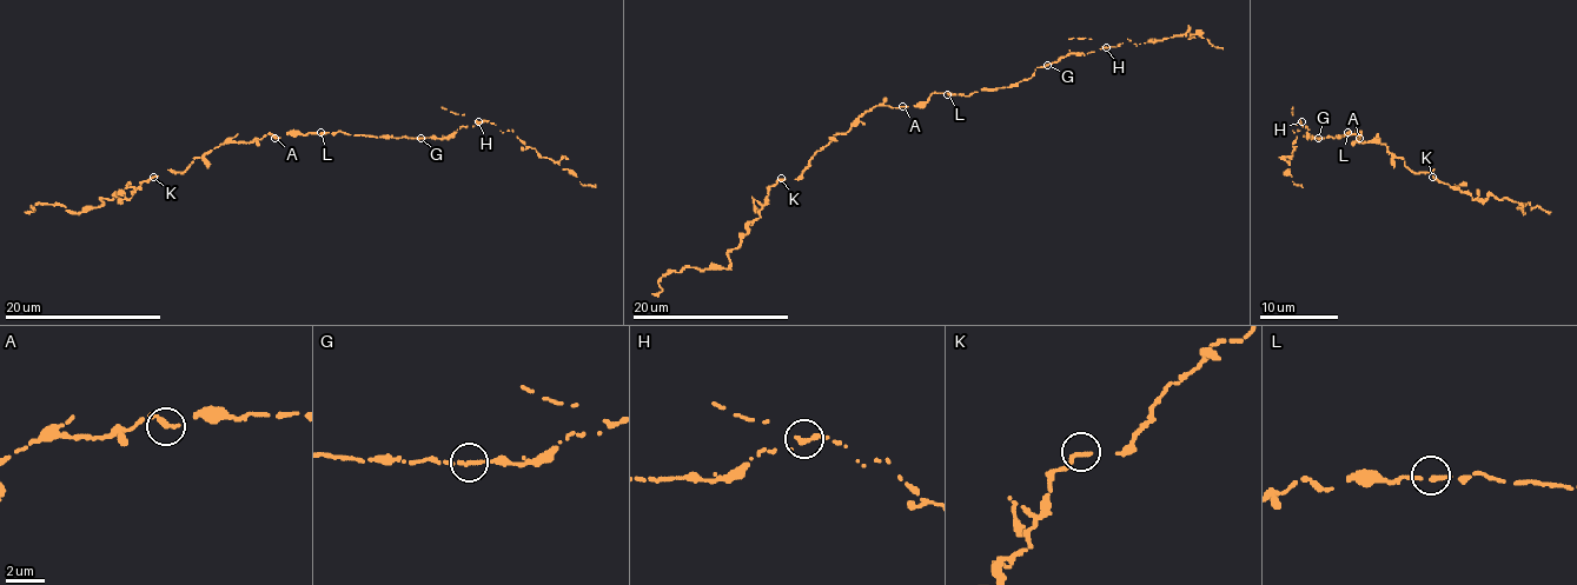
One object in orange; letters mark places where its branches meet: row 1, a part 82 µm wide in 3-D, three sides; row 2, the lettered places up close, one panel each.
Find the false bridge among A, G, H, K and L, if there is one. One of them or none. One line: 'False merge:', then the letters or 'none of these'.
False merge: H

